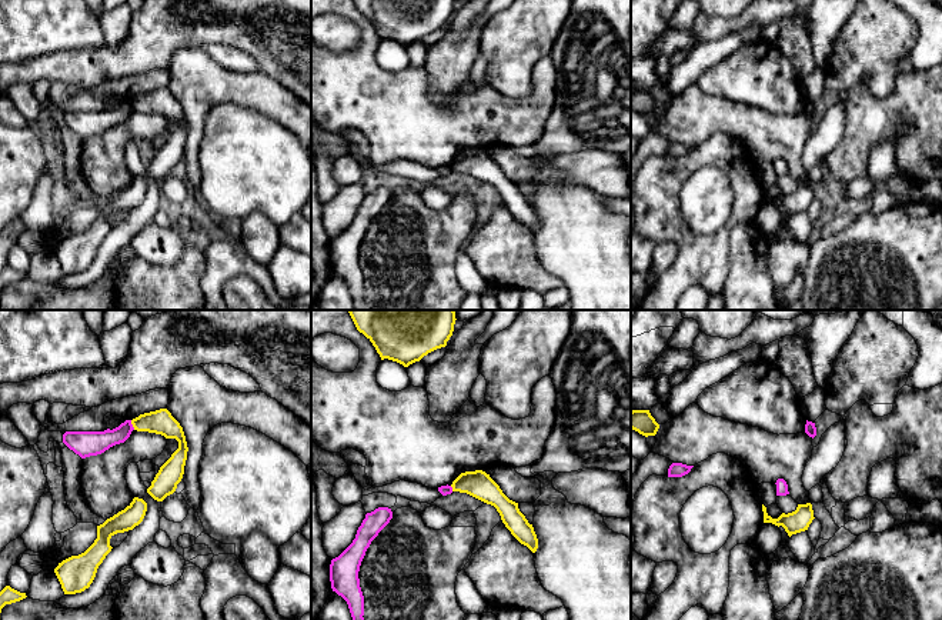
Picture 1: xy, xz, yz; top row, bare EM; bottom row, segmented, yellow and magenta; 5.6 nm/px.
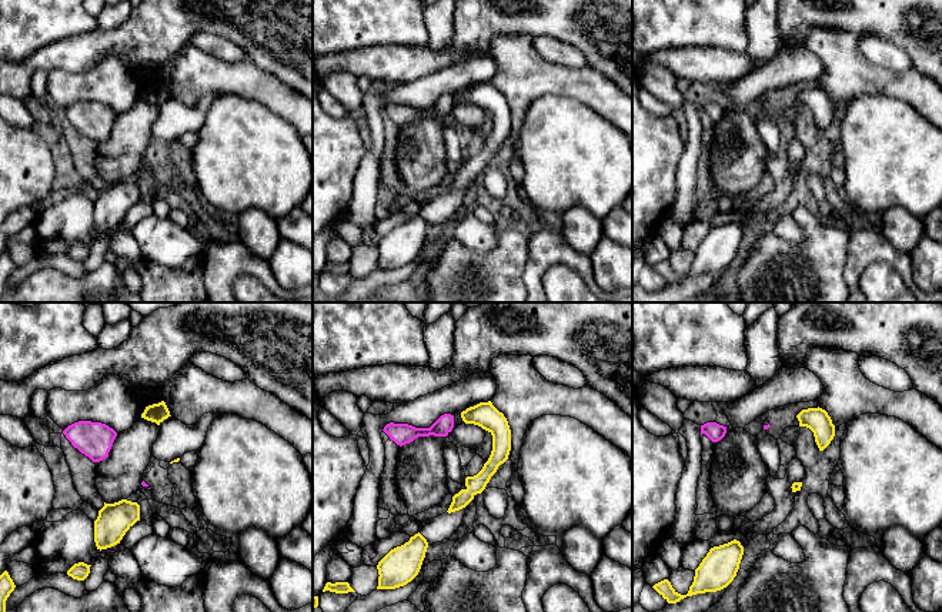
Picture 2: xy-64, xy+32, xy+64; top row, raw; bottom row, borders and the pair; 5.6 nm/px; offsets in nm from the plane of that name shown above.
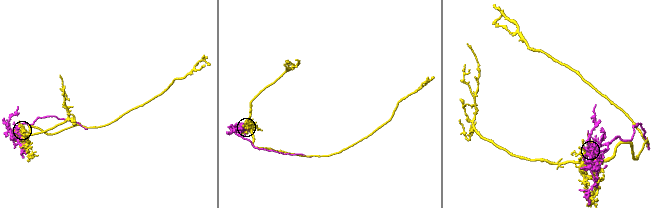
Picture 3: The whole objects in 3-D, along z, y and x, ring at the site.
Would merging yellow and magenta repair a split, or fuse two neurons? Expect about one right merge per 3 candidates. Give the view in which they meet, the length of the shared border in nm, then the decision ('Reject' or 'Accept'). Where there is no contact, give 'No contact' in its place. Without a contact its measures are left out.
Touches yellow in xy. Shared border 60 nm. Reject

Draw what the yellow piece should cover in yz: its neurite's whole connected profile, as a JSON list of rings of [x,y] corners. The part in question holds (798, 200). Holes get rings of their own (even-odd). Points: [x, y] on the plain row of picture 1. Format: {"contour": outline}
{"contour": [[[811,183],[798,184],[795,191],[788,194],[782,193],[778,199],[772,199],[766,193],[766,187],[764,184],[762,184],[762,191],[764,191],[764,203],[772,203],[778,207],[782,206],[789,217],[792,214],[808,210],[809,204],[815,199]]]}

